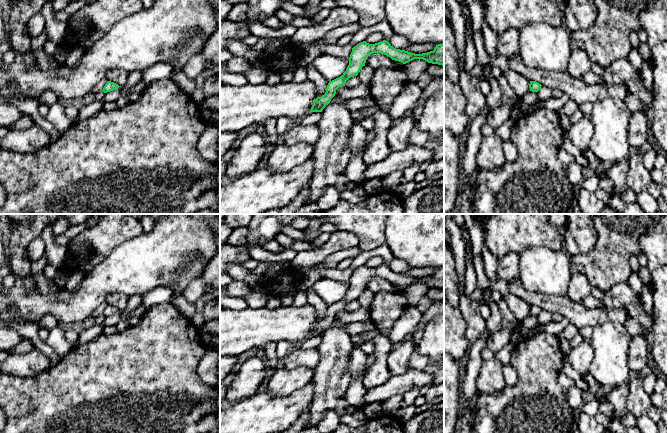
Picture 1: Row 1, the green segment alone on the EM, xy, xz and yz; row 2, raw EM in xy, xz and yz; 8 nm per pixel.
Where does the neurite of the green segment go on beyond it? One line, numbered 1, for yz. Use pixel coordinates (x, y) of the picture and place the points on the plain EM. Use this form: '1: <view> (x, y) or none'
1: none

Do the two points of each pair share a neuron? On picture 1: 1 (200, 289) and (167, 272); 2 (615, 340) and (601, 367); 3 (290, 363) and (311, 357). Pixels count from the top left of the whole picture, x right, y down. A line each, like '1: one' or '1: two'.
1: two
2: one
3: one

